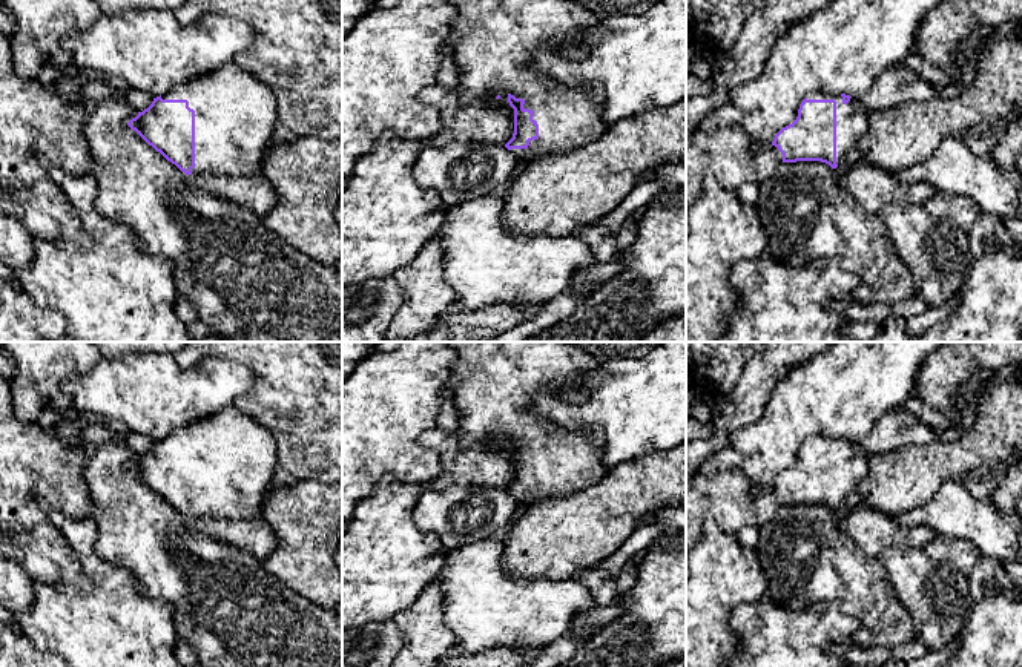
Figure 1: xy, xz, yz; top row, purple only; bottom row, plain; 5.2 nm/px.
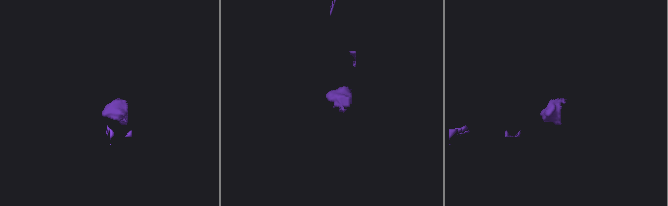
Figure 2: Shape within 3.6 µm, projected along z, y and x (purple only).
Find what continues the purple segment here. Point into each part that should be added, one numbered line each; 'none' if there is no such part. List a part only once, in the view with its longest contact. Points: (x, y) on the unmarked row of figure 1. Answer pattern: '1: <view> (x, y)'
1: xy (235, 456)

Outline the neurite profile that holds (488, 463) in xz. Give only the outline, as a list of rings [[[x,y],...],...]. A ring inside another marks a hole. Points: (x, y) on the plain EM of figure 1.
[[[439,426],[420,434],[417,443],[440,455],[440,475],[430,481],[436,491],[453,485],[505,489],[514,477],[514,452],[508,437],[462,446],[456,432]]]

